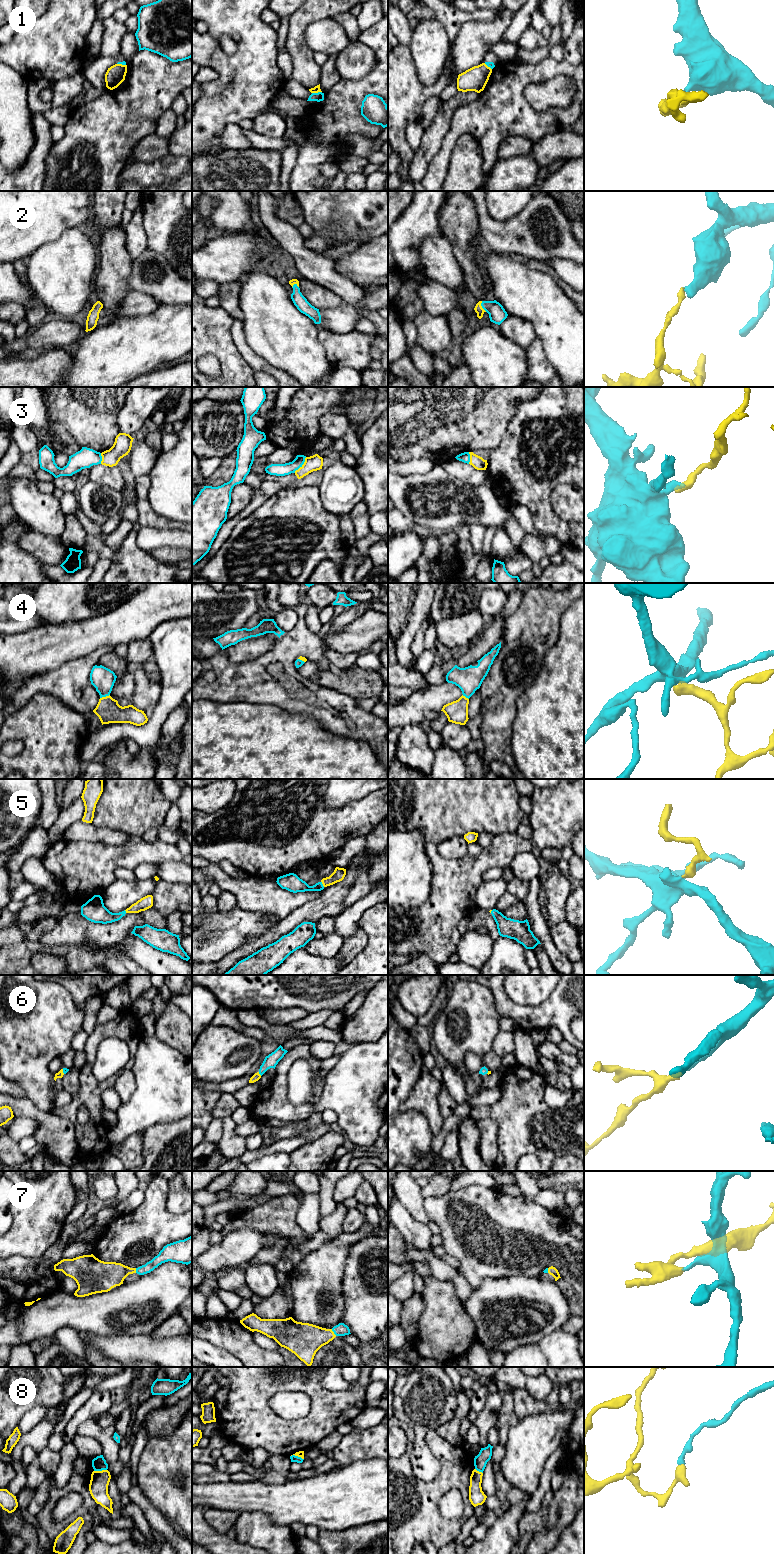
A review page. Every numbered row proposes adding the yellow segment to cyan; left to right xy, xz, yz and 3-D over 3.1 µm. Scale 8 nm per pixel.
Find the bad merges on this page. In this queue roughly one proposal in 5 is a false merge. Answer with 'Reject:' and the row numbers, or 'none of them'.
Reject: 1, 3, 8

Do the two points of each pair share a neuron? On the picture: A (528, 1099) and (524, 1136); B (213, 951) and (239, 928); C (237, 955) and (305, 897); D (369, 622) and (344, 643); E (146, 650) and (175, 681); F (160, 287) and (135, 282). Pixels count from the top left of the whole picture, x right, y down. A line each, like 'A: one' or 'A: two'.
A: one
B: one
C: two
D: one
E: two
F: one

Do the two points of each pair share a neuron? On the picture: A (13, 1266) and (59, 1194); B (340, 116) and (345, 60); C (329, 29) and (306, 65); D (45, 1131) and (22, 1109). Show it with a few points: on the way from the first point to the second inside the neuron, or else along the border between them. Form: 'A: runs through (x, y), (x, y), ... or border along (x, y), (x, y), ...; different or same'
A: border along (42, 1255), (36, 1258), (10, 1257); different
B: border along (366, 75), (358, 79), (341, 78); different
C: border along (305, 29), (304, 41), (314, 52); different
D: runs through (44, 1124), (29, 1110); same

